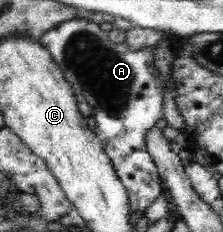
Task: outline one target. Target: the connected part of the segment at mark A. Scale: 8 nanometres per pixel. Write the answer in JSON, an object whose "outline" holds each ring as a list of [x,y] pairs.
{"outline":[[[80,16],[62,22],[55,28],[44,32],[40,42],[46,46],[47,51],[57,61],[63,76],[69,81],[74,92],[81,93],[89,106],[93,108],[90,119],[92,129],[96,137],[103,143],[103,150],[111,159],[111,166],[115,169],[119,182],[123,183],[123,188],[127,189],[128,214],[141,212],[143,216],[146,208],[160,196],[159,180],[161,176],[144,143],[145,134],[156,126],[158,120],[164,118],[163,92],[159,88],[159,81],[155,77],[157,69],[153,65],[155,64],[154,48],[132,50],[125,43],[114,44],[108,37],[107,31],[103,31],[96,22]]]}

